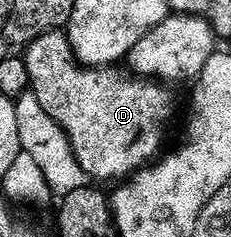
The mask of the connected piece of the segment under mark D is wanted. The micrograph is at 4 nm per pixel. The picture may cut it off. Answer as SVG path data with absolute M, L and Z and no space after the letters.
M59 29L33 37L21 58L25 61L25 69L29 69L29 90L36 95L45 112L67 134L73 157L92 180L122 181L148 166L164 150L163 138L175 115L175 95L167 88L170 86L166 82L136 77L130 70L119 65L85 67L75 58L66 34Z

